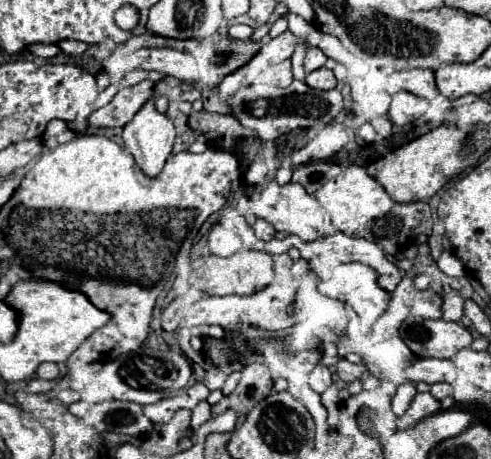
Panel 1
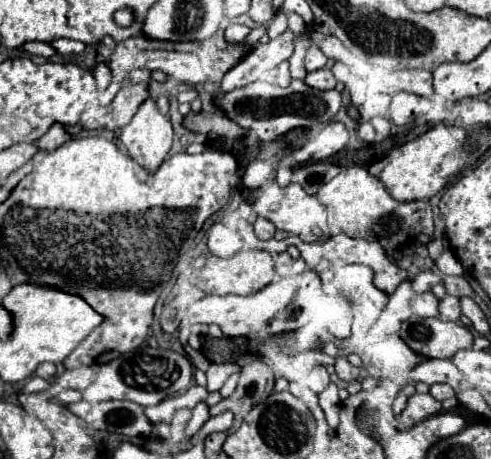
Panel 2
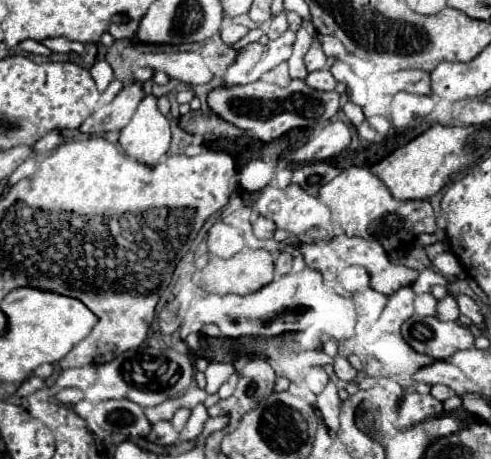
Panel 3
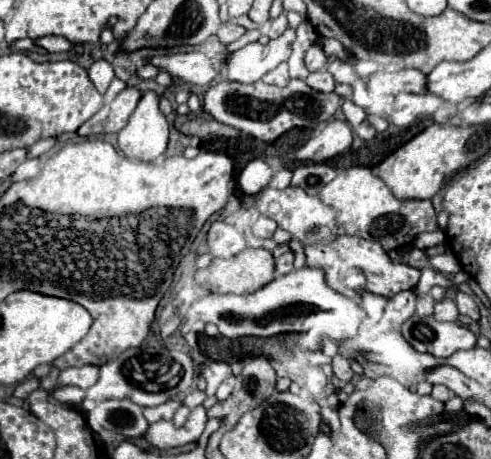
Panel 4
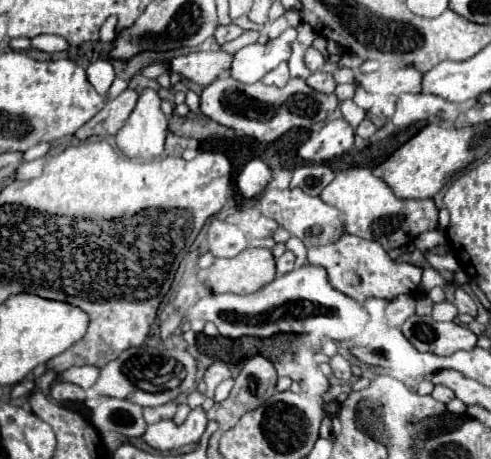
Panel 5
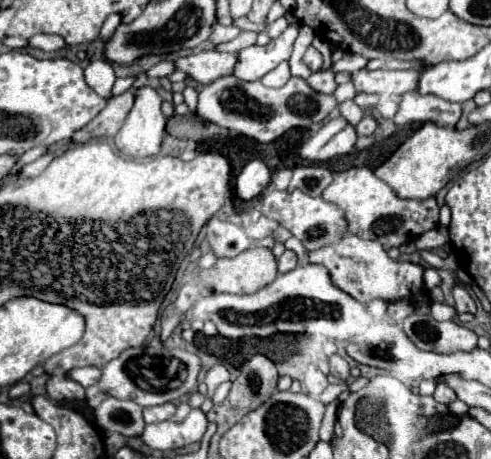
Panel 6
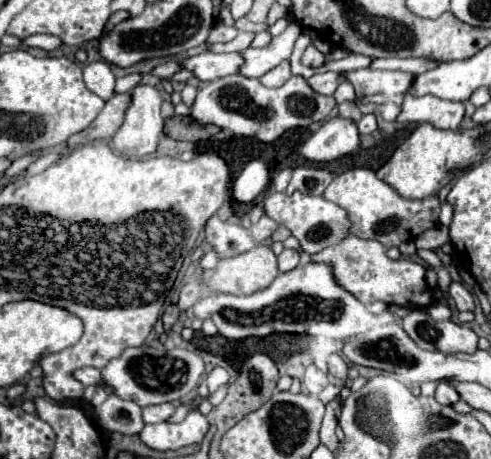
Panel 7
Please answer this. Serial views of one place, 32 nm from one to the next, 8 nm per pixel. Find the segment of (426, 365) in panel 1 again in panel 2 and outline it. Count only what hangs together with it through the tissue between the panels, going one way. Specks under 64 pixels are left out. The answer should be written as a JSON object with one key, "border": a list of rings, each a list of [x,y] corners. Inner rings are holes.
{"border":[[[424,360],[424,364],[418,364],[416,368],[410,370],[410,380],[414,382],[424,382],[424,384],[450,384],[456,388],[462,382],[460,370],[450,362],[450,360]]]}

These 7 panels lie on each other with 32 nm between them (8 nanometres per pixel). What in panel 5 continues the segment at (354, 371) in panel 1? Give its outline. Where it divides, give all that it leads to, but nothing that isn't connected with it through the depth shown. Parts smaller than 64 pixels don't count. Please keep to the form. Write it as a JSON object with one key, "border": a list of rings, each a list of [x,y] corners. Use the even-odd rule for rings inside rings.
{"border":[[[340,354],[332,356],[330,360],[330,366],[332,366],[332,372],[336,378],[340,378],[342,382],[350,382],[352,380],[352,370],[350,370],[350,362],[346,358],[342,358]]]}

